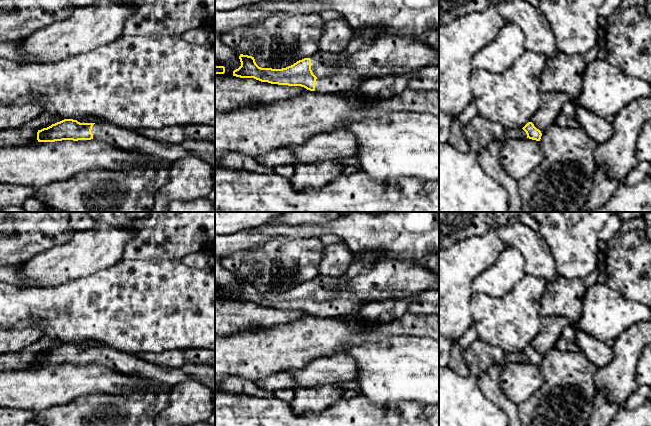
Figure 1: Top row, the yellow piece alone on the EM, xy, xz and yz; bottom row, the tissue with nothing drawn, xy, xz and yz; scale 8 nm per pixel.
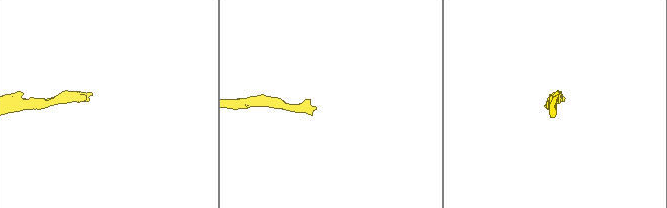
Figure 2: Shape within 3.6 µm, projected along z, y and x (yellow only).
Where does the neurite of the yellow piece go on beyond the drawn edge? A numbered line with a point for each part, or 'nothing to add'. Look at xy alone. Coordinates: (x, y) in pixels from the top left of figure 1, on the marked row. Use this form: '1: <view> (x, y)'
1: xy (129, 140)

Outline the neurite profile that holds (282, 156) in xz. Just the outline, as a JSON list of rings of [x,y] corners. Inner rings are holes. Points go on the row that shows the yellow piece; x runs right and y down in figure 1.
[[[278,148],[259,155],[255,158],[257,162],[269,168],[275,168],[282,165],[295,165],[296,158],[292,152],[286,148]]]

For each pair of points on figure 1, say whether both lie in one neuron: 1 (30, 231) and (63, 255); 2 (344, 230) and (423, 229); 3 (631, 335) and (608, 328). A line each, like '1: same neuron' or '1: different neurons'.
1: different neurons
2: same neuron
3: different neurons

